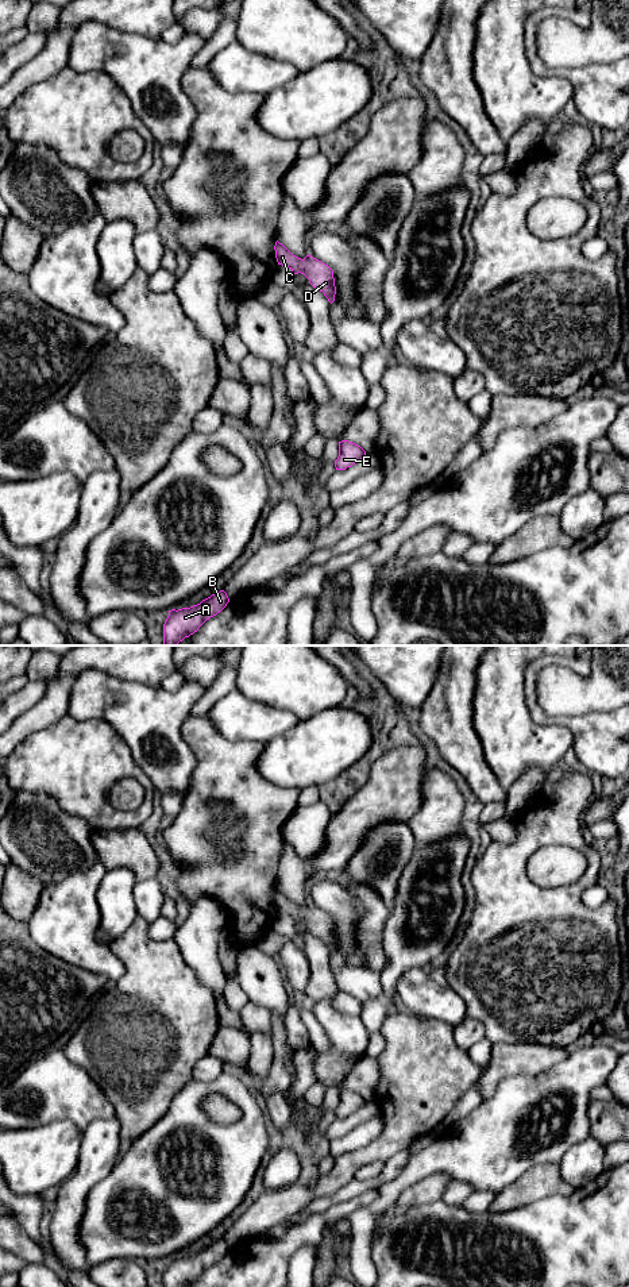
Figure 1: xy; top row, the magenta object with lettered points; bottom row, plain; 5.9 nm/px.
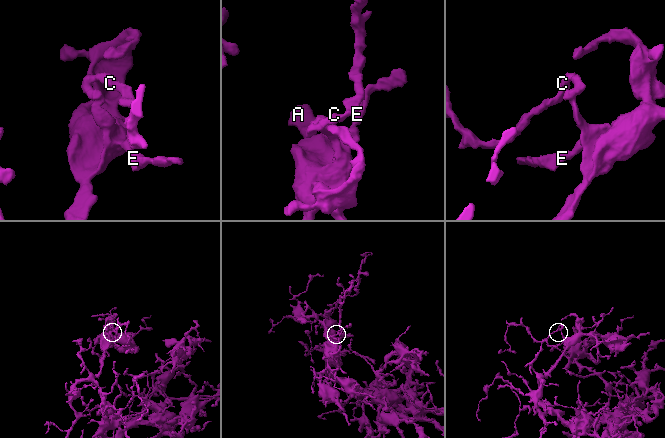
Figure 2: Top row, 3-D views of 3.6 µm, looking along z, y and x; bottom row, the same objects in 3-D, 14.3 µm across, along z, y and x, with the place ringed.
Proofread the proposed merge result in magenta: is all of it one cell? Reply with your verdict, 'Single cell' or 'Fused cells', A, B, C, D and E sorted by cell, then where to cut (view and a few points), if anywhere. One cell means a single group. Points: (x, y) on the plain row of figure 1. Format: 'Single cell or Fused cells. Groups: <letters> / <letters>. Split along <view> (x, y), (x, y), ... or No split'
Single cell. Groups: A B C D E. No split

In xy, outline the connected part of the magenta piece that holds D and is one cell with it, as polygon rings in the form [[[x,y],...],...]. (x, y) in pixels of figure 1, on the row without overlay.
[[[278,889],[274,898],[278,913],[289,916],[294,922],[304,922],[309,928],[309,932],[323,940],[331,952],[335,949],[336,935],[333,918],[328,913],[313,906],[310,902],[301,908],[293,903]]]

